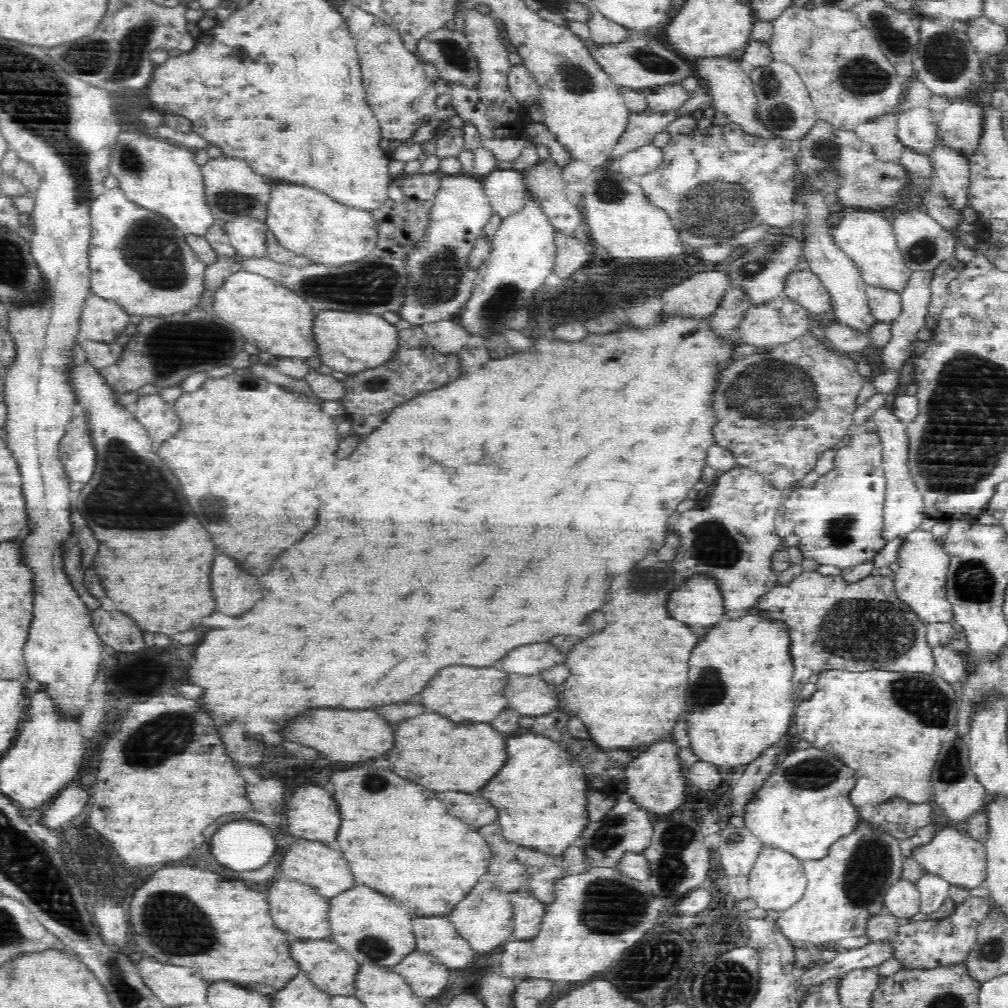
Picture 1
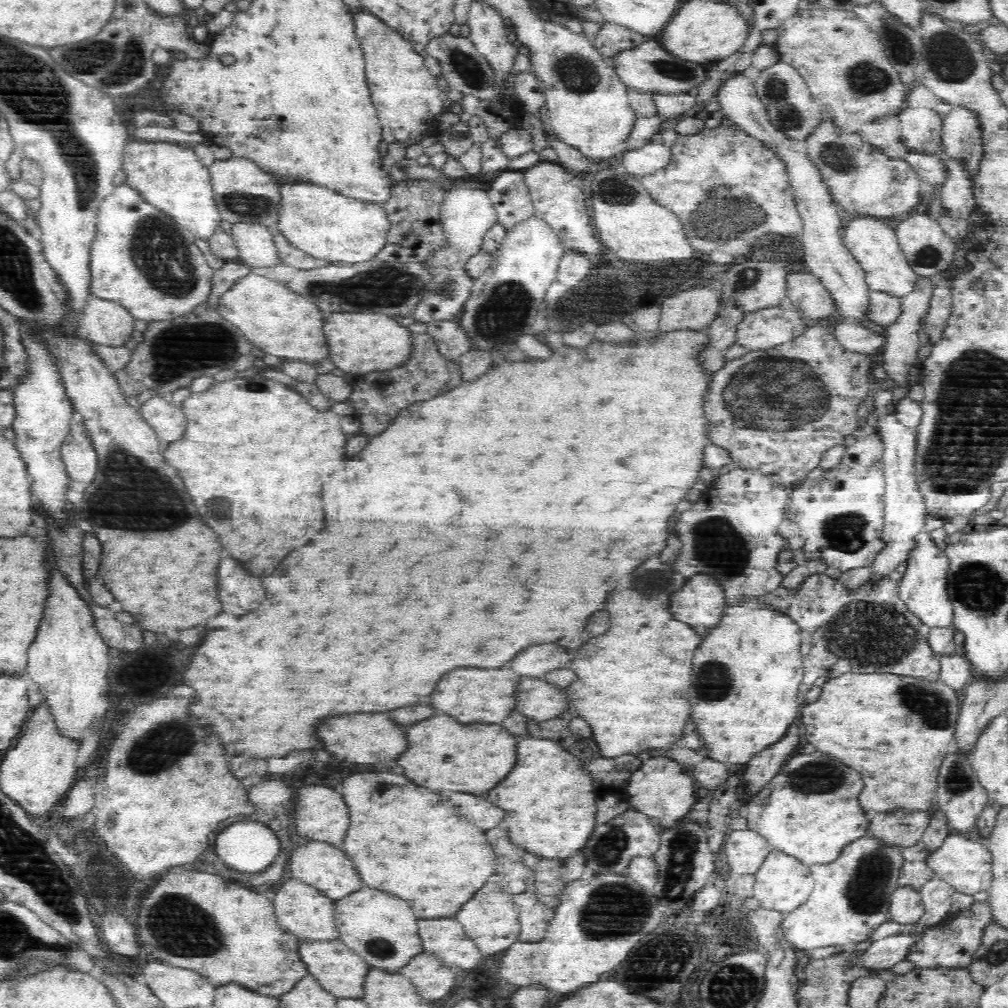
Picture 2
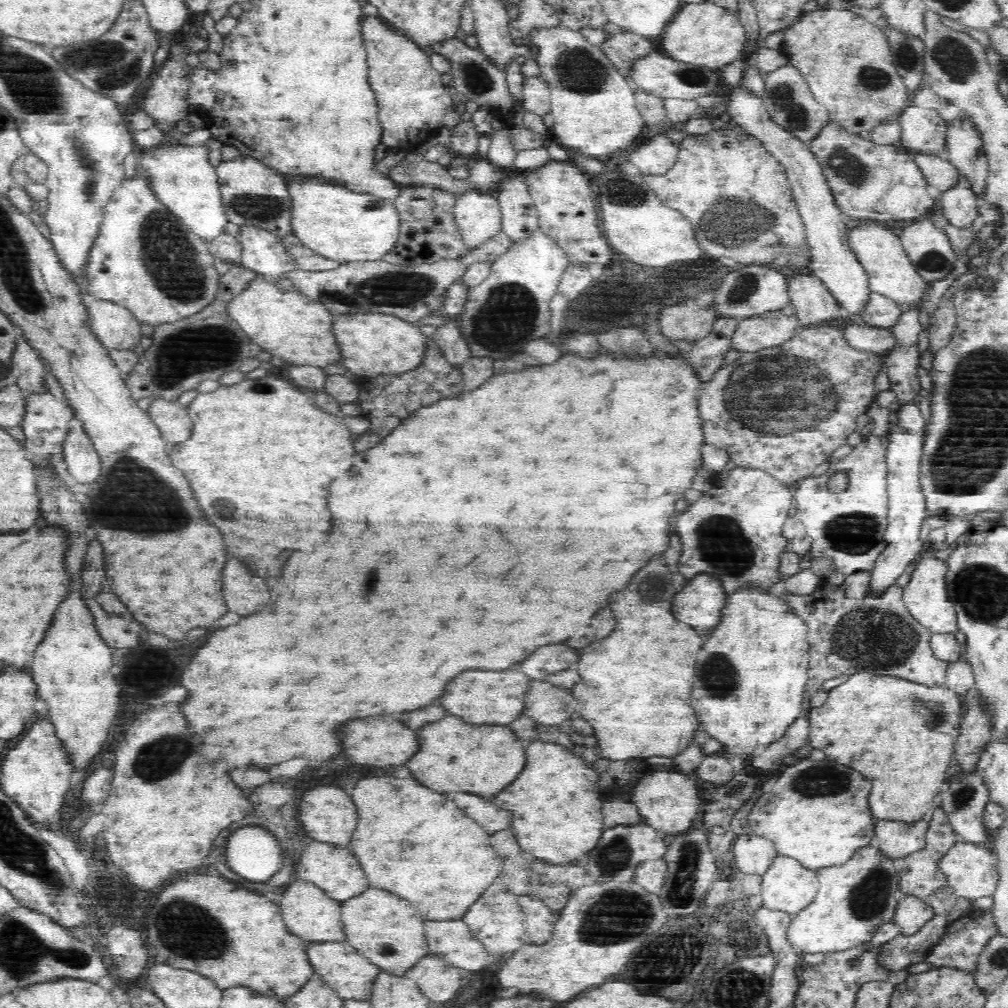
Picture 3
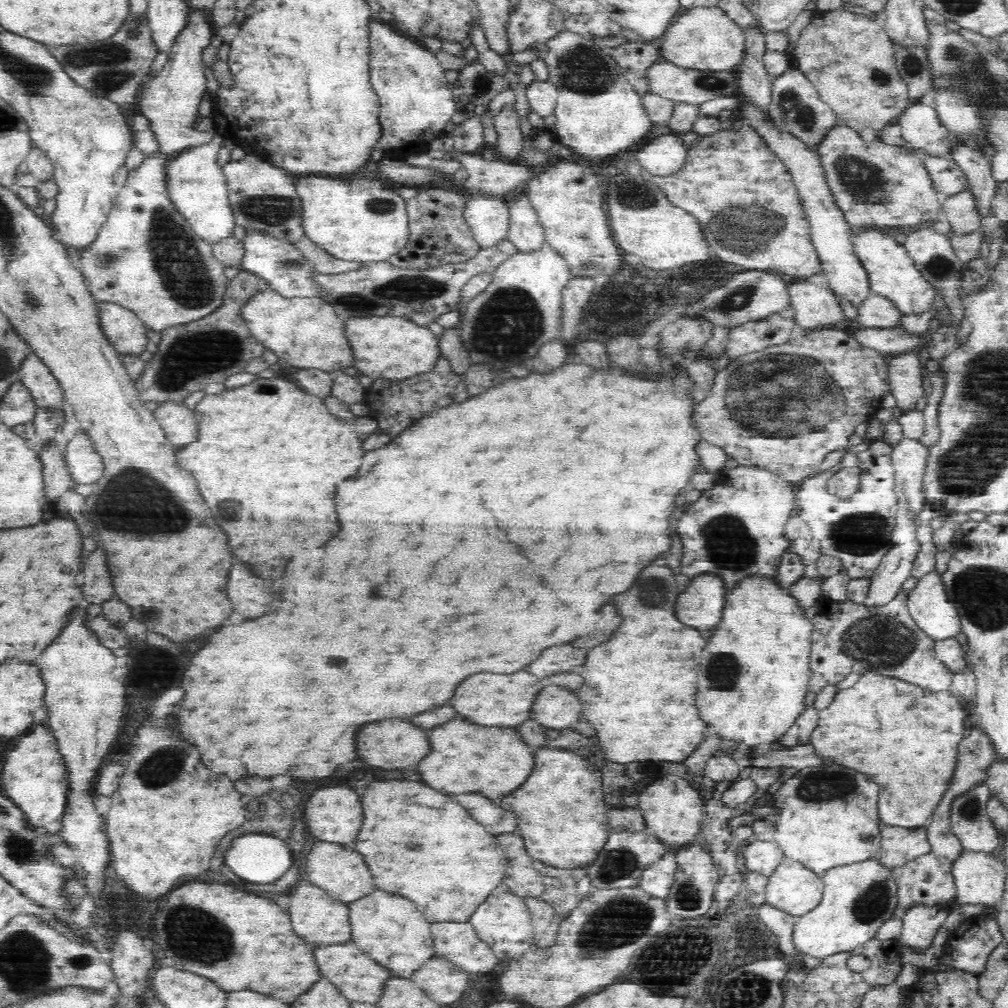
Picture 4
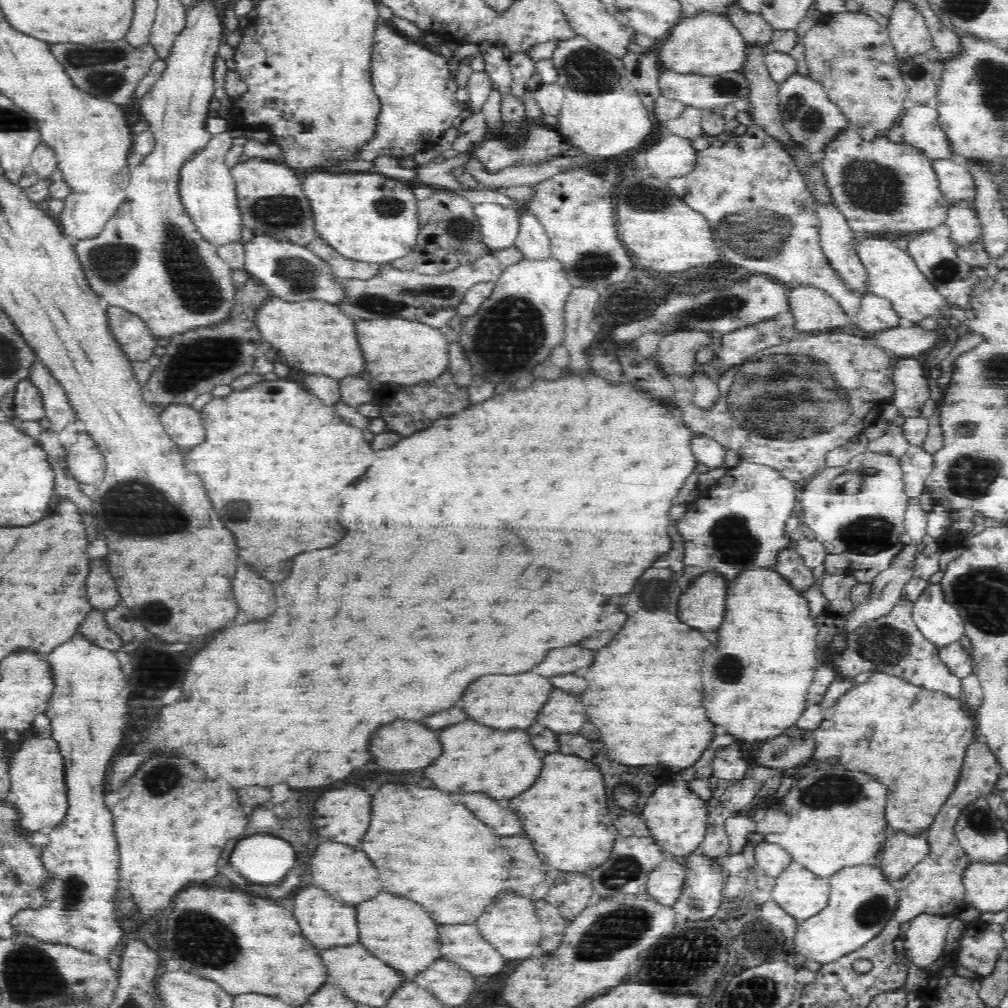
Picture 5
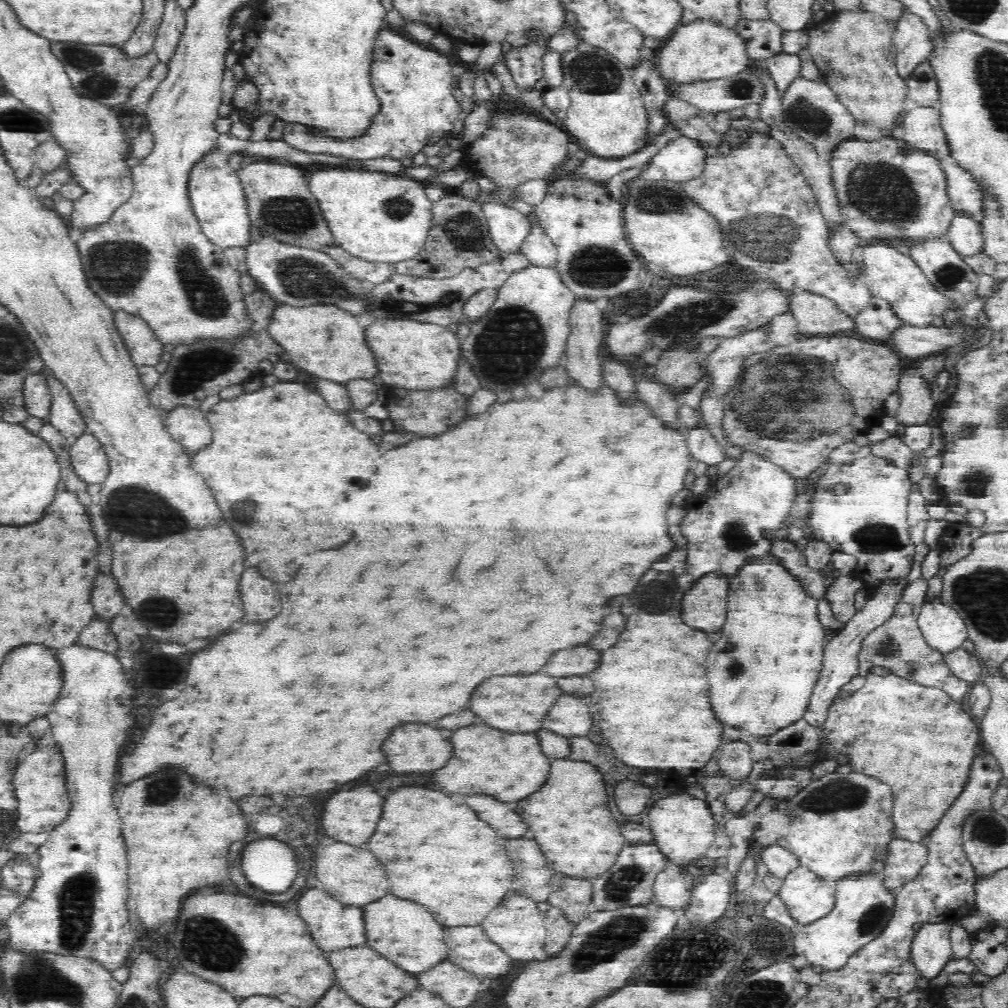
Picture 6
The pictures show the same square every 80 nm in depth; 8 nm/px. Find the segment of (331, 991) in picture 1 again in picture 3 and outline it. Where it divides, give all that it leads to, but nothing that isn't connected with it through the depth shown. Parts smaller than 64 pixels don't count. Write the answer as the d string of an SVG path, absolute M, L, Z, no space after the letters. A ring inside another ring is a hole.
M345 940L310 943L306 946L306 956L315 976L343 1000L369 1000L371 982L380 968L374 966L363 954L352 948Z

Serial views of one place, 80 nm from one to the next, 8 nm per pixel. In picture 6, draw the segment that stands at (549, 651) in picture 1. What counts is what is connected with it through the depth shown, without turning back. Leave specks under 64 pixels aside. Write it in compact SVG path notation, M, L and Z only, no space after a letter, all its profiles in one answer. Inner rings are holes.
M584 646L558 650L550 656L550 660L542 666L542 672L554 678L574 675L587 675L598 666L600 652Z

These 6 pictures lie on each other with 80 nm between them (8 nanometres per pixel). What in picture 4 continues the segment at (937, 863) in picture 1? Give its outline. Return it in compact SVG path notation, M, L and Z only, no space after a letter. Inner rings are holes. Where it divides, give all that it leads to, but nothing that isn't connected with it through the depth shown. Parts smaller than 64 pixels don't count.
M960 850L949 864L960 904L994 906L1003 892L1006 880L1003 861L986 851Z

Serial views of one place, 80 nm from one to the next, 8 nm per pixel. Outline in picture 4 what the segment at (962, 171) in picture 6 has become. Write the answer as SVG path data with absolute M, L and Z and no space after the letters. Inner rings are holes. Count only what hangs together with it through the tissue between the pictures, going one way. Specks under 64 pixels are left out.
M921 154L922 164L929 174L933 189L946 196L967 188L967 180L960 167L948 156Z

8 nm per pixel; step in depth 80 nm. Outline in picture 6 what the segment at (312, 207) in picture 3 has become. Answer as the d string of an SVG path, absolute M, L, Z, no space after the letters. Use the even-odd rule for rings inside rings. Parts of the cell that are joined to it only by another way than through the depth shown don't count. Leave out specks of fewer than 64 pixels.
M354 168L321 169L310 174L307 187L318 203L321 217L333 238L344 252L370 263L400 263L410 260L423 247L431 225L431 201L426 197L420 181L397 174L362 171Z

